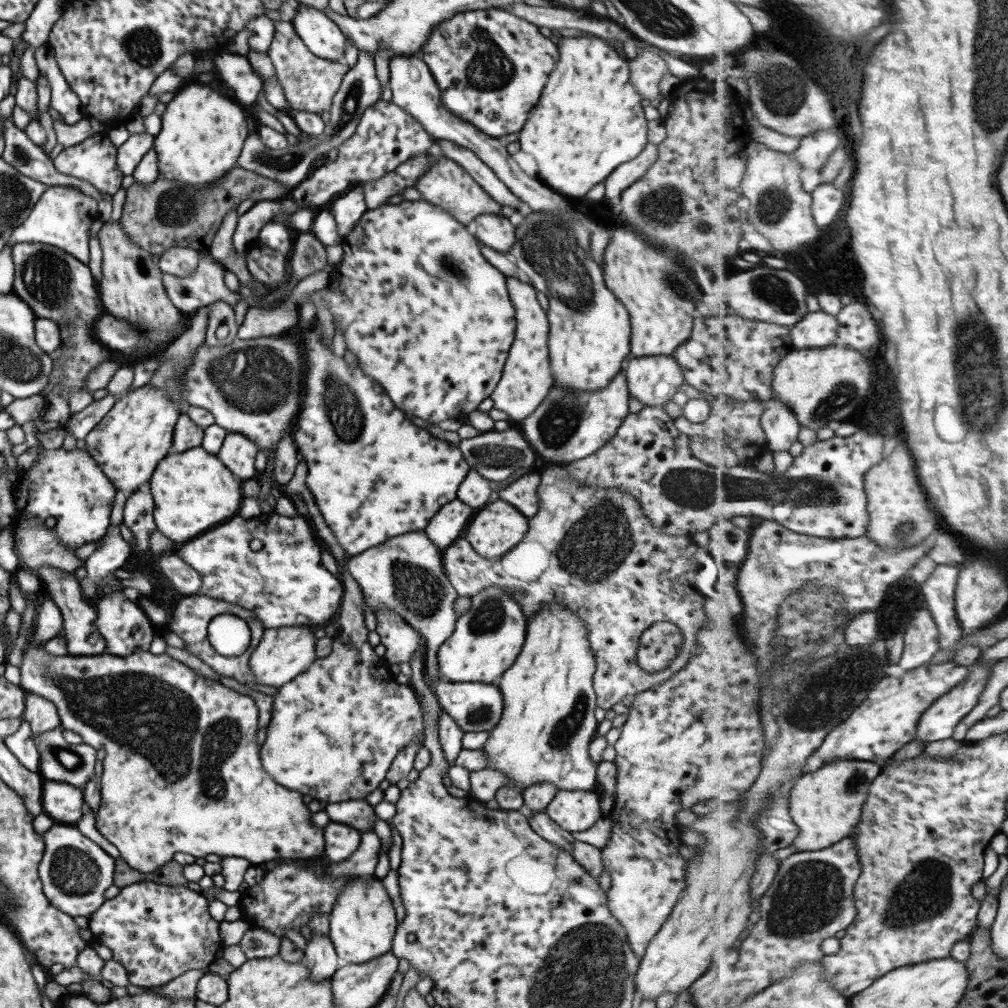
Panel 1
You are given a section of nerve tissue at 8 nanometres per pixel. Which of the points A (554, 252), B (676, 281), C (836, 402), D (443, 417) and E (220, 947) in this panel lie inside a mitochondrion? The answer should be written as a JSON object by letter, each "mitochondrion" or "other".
{"A":"mitochondrion","B":"mitochondrion","C":"mitochondrion","D":"other","E":"other"}

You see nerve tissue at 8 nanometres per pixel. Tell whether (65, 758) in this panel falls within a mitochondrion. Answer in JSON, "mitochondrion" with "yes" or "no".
{"mitochondrion":"yes"}

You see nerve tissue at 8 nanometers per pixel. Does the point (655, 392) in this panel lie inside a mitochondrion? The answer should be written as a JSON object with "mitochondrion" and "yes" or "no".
{"mitochondrion":"no"}

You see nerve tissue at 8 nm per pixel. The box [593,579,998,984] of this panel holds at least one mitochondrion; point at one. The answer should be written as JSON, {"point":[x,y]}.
{"point":[811,894]}

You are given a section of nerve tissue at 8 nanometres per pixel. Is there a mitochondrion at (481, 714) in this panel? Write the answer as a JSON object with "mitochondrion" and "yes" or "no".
{"mitochondrion":"yes"}

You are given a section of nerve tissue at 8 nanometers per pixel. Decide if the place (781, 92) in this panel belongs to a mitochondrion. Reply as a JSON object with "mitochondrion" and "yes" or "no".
{"mitochondrion":"yes"}

